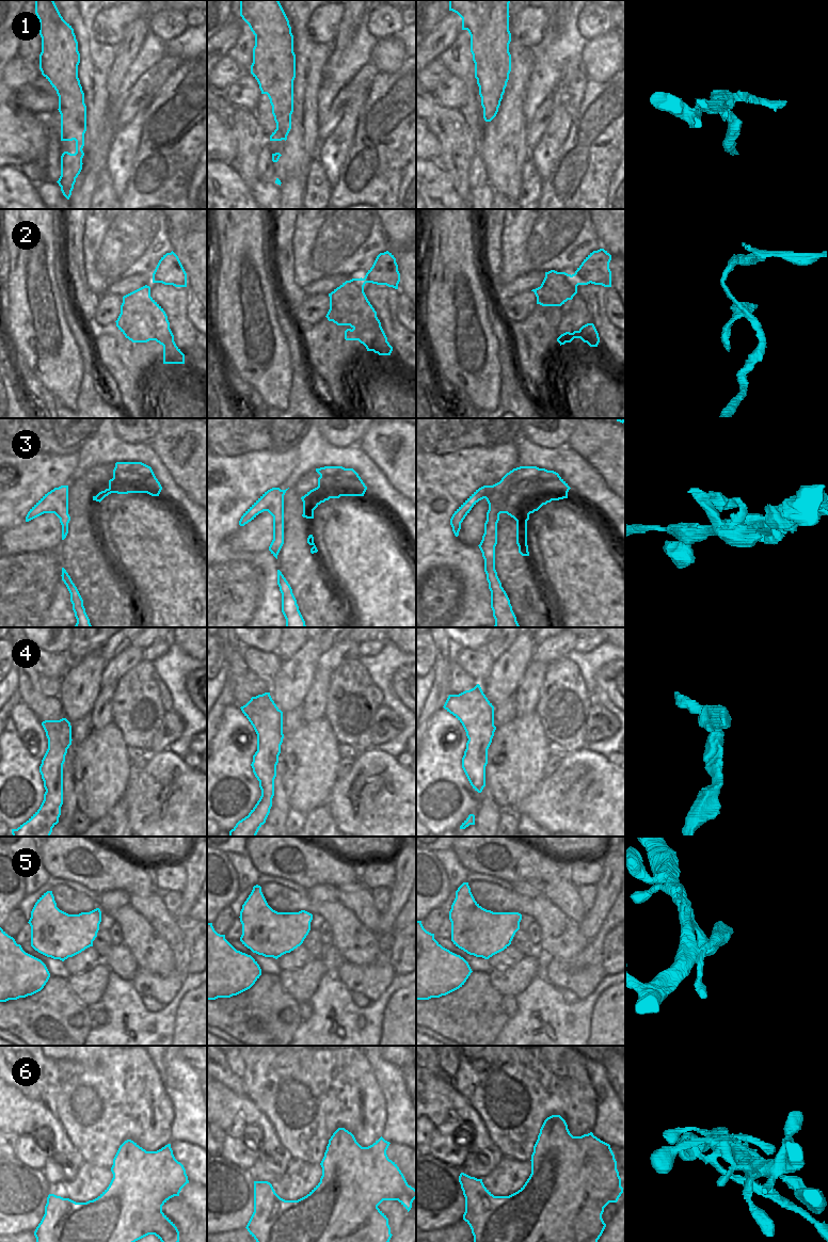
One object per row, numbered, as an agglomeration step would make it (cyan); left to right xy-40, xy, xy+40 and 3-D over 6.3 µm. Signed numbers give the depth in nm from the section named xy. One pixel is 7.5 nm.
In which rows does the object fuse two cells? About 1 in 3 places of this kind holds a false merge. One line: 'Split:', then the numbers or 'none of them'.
Split: 1, 2

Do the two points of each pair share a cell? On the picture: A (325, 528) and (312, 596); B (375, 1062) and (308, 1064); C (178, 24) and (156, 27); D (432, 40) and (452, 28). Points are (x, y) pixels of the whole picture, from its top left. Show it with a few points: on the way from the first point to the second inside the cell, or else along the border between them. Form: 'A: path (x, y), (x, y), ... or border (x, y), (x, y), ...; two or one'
A: border (317, 552), (320, 555); two
B: border (366, 1056), (378, 1085); two
C: path (173, 24), (161, 25); one
D: path (438, 36), (447, 29); one

